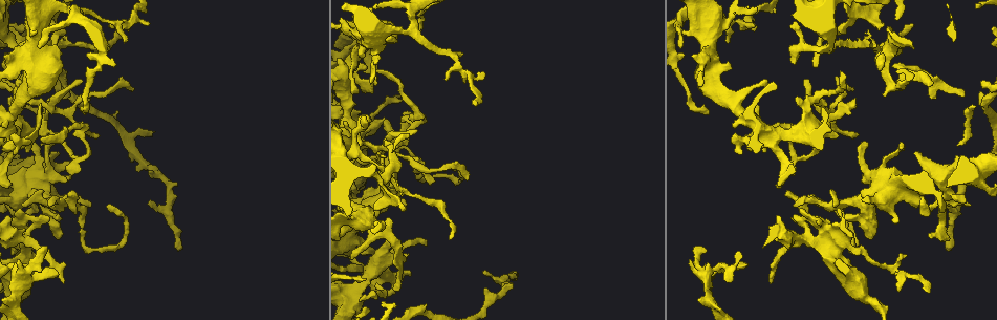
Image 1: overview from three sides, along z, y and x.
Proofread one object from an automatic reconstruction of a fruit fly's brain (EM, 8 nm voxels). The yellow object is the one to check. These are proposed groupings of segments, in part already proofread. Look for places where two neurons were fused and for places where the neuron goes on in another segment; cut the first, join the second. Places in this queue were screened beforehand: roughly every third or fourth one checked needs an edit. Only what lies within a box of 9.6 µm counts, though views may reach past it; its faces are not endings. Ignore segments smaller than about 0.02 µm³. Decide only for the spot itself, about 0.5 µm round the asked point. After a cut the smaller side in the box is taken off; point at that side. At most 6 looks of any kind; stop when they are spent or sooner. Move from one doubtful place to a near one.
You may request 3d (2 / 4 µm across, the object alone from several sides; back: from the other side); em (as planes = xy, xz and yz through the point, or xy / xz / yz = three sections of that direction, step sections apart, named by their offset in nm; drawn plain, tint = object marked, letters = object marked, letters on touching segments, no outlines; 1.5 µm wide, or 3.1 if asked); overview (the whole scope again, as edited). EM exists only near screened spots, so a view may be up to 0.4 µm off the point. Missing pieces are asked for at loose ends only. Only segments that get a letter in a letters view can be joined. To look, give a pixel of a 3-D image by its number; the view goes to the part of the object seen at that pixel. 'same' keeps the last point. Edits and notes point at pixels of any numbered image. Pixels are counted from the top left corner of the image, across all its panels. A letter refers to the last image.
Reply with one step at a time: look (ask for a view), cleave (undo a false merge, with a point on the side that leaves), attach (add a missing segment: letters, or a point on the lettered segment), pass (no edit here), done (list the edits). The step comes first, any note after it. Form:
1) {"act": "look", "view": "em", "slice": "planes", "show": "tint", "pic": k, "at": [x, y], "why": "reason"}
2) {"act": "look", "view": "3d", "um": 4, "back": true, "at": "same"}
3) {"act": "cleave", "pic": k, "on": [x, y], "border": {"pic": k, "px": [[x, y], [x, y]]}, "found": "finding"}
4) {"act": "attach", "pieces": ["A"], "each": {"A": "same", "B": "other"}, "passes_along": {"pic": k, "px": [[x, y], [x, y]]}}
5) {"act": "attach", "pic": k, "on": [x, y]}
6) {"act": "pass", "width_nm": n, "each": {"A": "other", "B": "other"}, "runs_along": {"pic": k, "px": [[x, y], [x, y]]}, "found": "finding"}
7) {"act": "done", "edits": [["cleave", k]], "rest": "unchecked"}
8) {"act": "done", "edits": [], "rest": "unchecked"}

{"act": "look", "view": "em", "slice": "planes", "show": "tint", "pic": 1, "at": [44, 132], "why": "sharp bend"}

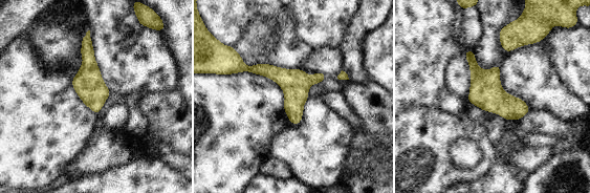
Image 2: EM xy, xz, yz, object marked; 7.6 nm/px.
{"act": "look", "view": "em", "slice": "planes", "show": "letters", "at": "same", "why": "see the neighbours"}

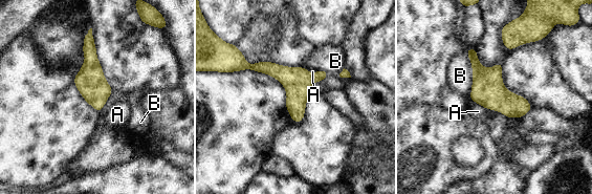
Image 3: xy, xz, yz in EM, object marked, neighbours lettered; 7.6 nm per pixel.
{"act": "pass", "each": {"A": "other", "B": "other"}, "found": "all the same neuron"}

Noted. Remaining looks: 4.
{"act": "look", "view": "3d", "um": 2, "pic": 1, "at": [792, 25], "why": "an open end"}

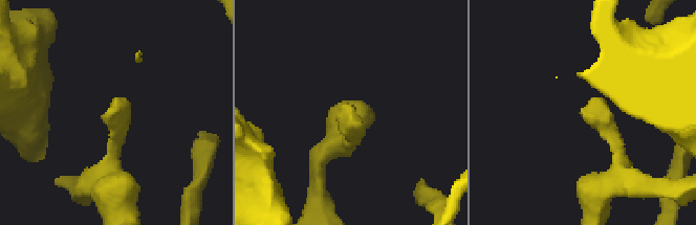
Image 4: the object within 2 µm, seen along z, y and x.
{"act": "look", "view": "em", "slice": "planes", "show": "plain", "pic": 4, "at": [582, 109], "why": "now the EM"}

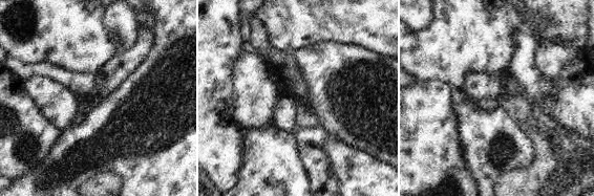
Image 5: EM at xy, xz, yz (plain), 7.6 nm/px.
{"act": "look", "view": "em", "slice": "planes", "show": "letters", "at": "same"}

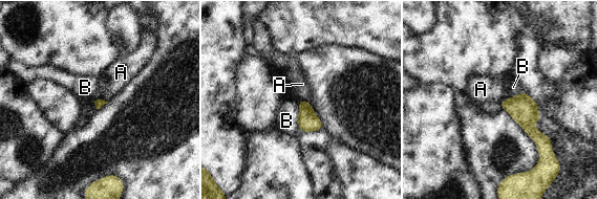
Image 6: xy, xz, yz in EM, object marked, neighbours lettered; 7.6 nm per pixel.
{"act": "pass", "each": {"A": "other", "B": "other"}, "border": {"pic": 6, "px": [[298, 100], [303, 100], [311, 104]]}, "found": "no lettered segment goes on from it"}

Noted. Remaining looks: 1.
{"act": "done", "edits": [], "rest": "unchecked"}

